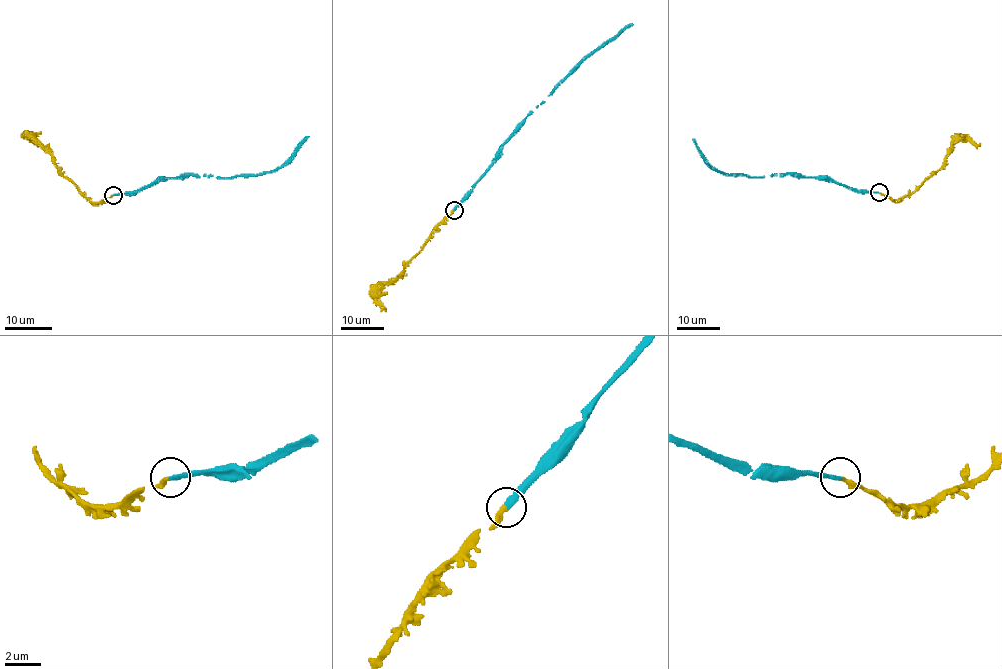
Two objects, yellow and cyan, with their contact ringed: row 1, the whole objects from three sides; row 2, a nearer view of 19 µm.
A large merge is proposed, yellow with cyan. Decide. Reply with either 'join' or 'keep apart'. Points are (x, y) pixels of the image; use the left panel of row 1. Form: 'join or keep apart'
join

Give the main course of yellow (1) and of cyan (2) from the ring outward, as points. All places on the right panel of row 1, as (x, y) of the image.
1: (879, 193), (893, 199), (903, 199), (941, 167), (945, 156), (959, 141), (980, 143)
2: (879, 193), (852, 190), (846, 185), (824, 177), (730, 175), (715, 169), (693, 139)

